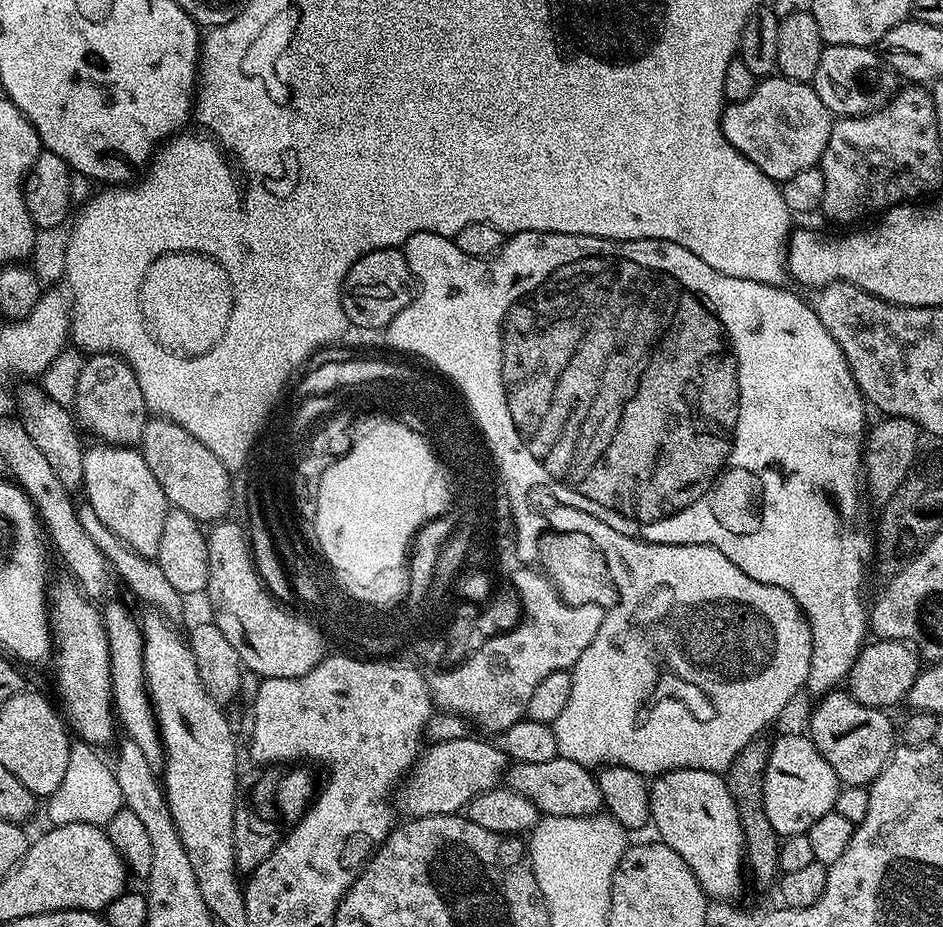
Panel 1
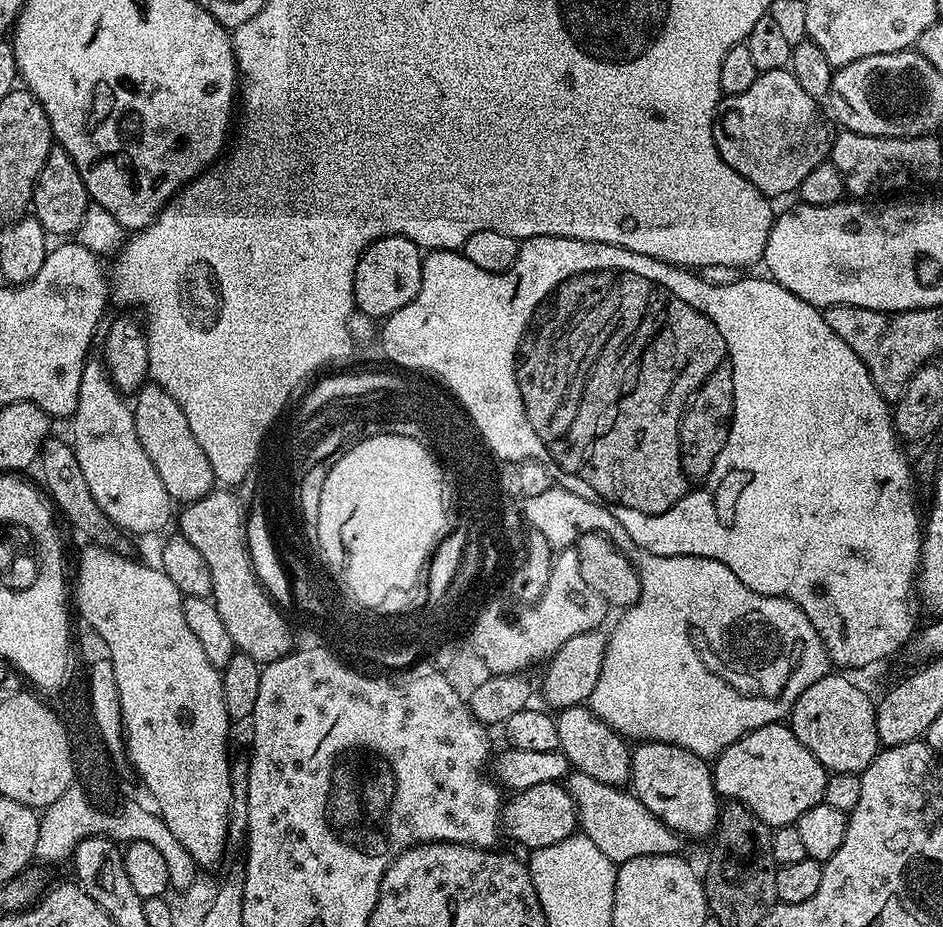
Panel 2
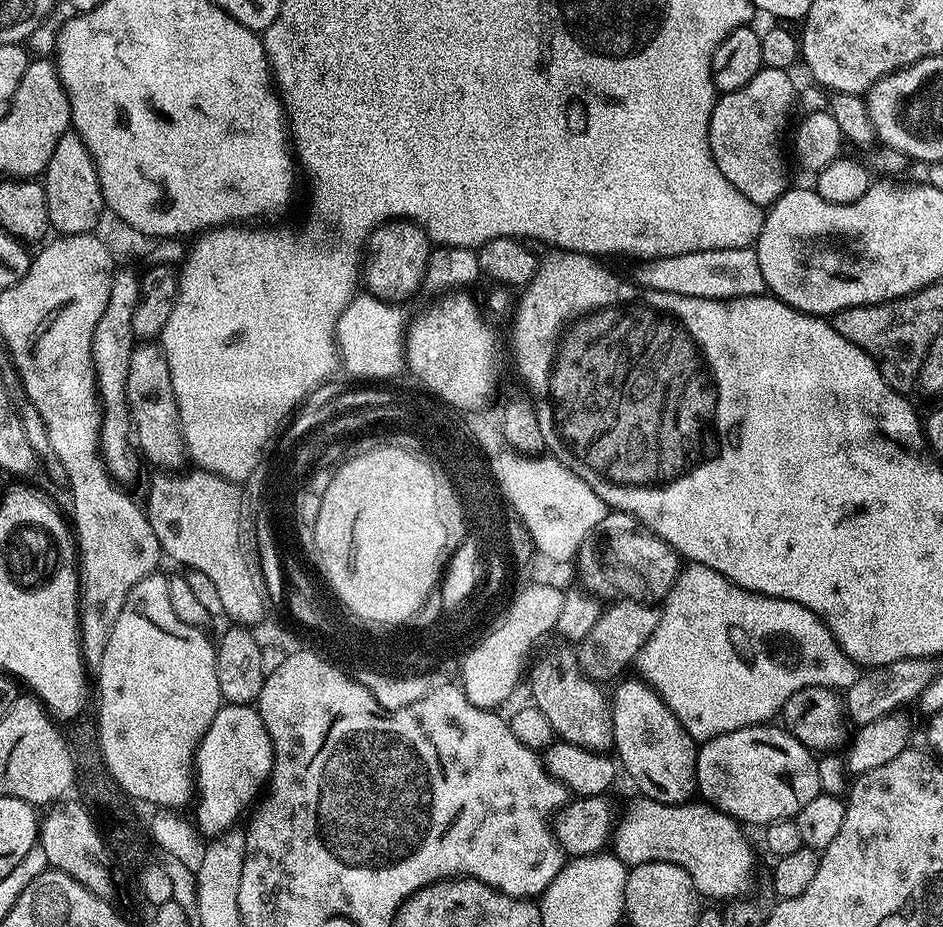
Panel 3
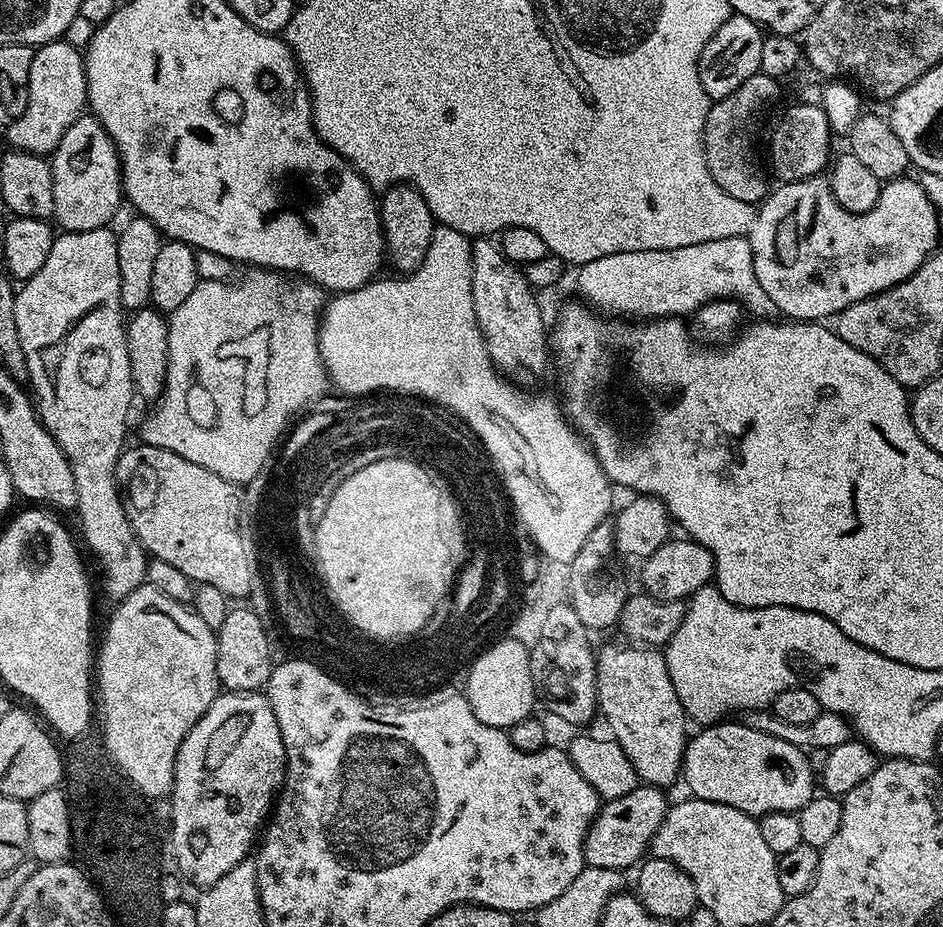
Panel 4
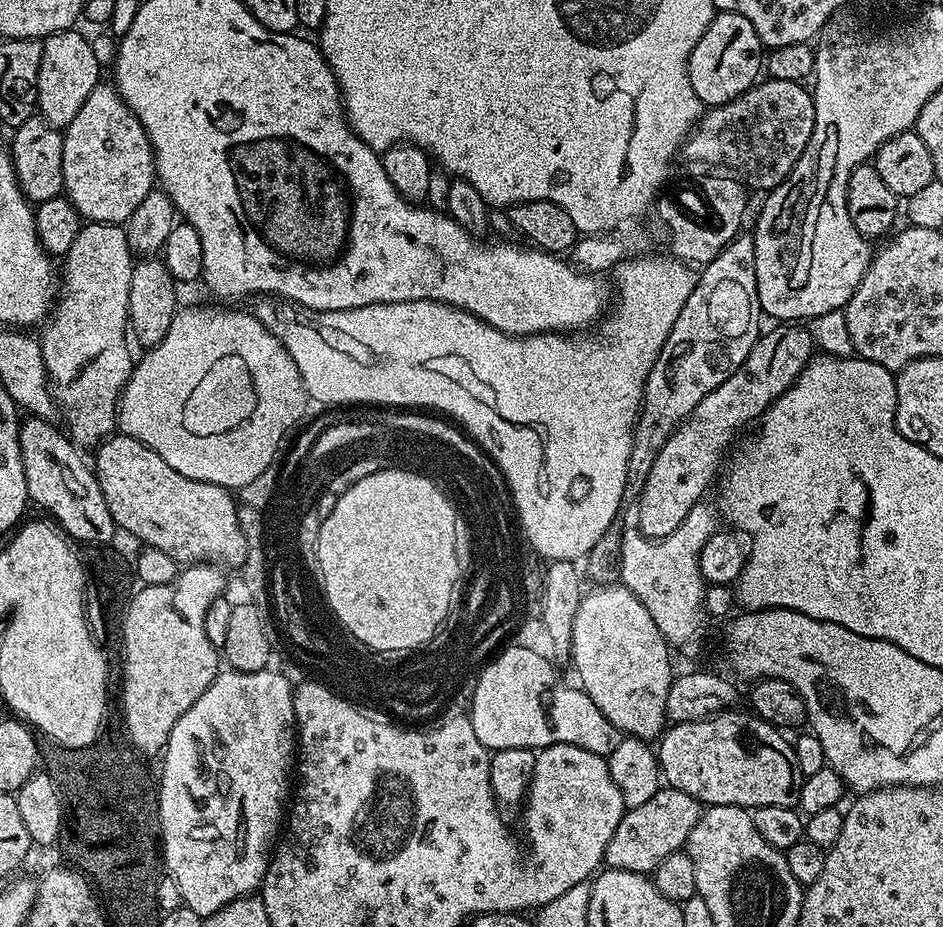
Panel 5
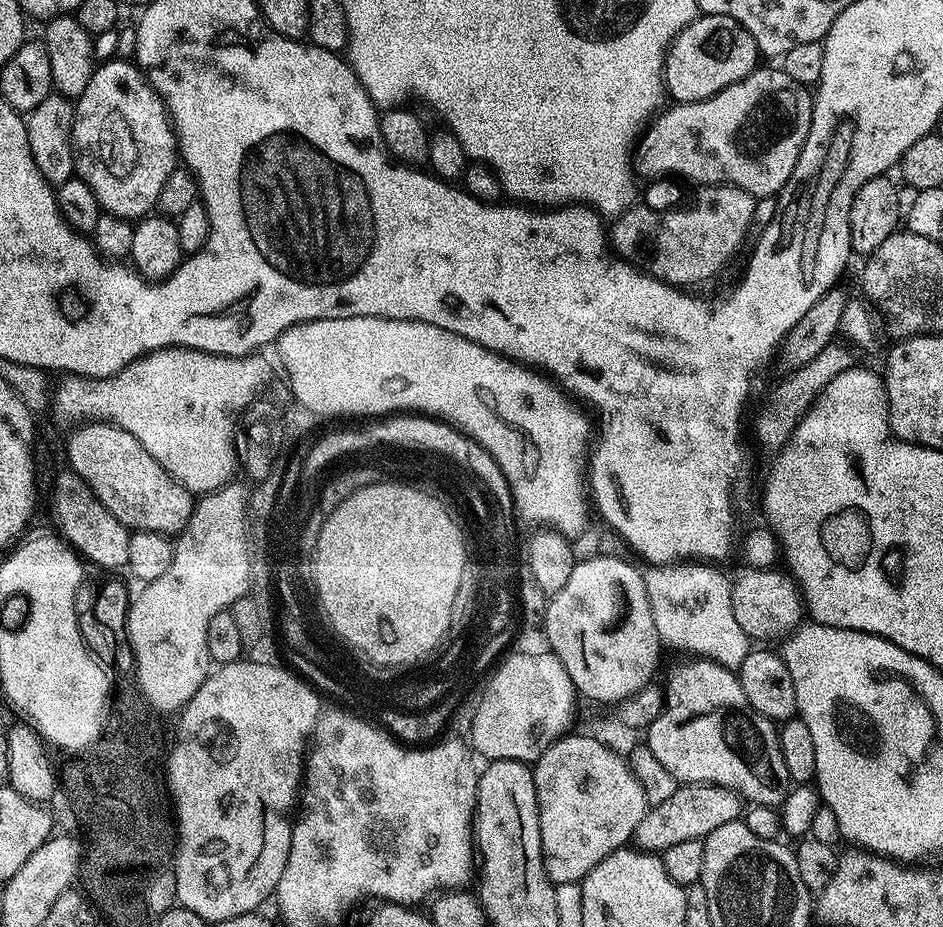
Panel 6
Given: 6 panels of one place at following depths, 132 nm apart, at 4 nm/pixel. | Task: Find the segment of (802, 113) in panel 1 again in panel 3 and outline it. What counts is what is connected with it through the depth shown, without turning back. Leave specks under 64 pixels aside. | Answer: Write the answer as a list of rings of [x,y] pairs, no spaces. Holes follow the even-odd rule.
[[[761,67],[760,72],[754,74],[754,78],[750,78],[750,82],[746,82],[744,88],[723,93],[723,95],[717,99],[714,110],[712,111],[712,117],[710,118],[710,130],[708,131],[710,150],[712,151],[714,162],[718,166],[718,170],[722,170],[722,175],[726,177],[726,182],[730,182],[730,186],[734,186],[734,190],[738,190],[738,194],[750,198],[750,202],[761,206],[771,206],[775,204],[776,199],[780,197],[782,193],[787,192],[790,187],[790,181],[788,181],[788,164],[784,161],[784,131],[788,128],[788,115],[791,114],[792,103],[796,100],[796,88],[792,85],[792,80],[788,75],[789,73],[782,68]]]

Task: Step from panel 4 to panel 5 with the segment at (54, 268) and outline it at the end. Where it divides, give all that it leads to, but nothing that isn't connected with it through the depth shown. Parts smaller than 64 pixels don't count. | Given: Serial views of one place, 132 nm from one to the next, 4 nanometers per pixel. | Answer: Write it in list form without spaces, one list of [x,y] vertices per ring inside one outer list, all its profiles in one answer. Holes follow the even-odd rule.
[[[85,223],[80,229],[78,238],[74,238],[74,246],[70,246],[70,250],[62,257],[64,264],[64,272],[62,268],[62,283],[58,288],[58,295],[54,301],[54,307],[51,309],[50,315],[43,321],[42,329],[44,333],[39,333],[38,343],[40,353],[42,354],[42,362],[44,370],[48,374],[48,383],[50,391],[54,397],[55,403],[64,411],[64,420],[68,423],[66,427],[67,435],[73,444],[77,446],[85,446],[84,444],[99,445],[101,442],[113,435],[118,428],[118,405],[120,396],[124,392],[126,382],[132,377],[132,369],[134,367],[134,355],[128,349],[128,340],[130,344],[130,325],[128,323],[128,303],[130,302],[130,274],[134,263],[134,254],[128,245],[128,239],[124,233],[123,227],[119,224],[93,224]]]

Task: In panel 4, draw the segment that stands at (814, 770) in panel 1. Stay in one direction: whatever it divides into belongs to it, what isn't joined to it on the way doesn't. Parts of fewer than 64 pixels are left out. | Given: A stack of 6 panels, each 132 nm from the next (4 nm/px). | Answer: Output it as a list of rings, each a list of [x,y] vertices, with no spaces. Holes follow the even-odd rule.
[[[717,722],[711,726],[699,729],[697,736],[693,735],[684,747],[684,767],[682,780],[688,783],[688,788],[697,800],[709,800],[726,806],[734,806],[734,810],[742,810],[754,817],[762,817],[771,812],[799,812],[806,802],[814,795],[814,771],[809,764],[805,749],[798,748],[789,742],[770,734],[762,734],[758,730],[748,728],[742,722],[728,724]]]

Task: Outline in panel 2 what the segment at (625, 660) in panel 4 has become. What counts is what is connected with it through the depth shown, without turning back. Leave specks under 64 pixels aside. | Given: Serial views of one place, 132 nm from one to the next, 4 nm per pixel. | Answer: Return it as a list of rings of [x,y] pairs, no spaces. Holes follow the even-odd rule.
[[[657,740],[637,743],[632,748],[630,788],[646,806],[646,810],[679,832],[681,837],[711,837],[718,827],[722,800],[716,794],[709,761],[682,746]]]

